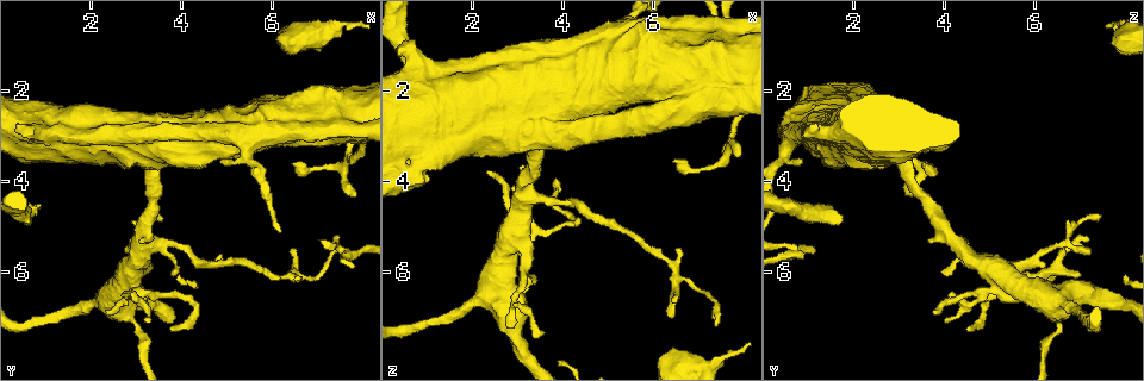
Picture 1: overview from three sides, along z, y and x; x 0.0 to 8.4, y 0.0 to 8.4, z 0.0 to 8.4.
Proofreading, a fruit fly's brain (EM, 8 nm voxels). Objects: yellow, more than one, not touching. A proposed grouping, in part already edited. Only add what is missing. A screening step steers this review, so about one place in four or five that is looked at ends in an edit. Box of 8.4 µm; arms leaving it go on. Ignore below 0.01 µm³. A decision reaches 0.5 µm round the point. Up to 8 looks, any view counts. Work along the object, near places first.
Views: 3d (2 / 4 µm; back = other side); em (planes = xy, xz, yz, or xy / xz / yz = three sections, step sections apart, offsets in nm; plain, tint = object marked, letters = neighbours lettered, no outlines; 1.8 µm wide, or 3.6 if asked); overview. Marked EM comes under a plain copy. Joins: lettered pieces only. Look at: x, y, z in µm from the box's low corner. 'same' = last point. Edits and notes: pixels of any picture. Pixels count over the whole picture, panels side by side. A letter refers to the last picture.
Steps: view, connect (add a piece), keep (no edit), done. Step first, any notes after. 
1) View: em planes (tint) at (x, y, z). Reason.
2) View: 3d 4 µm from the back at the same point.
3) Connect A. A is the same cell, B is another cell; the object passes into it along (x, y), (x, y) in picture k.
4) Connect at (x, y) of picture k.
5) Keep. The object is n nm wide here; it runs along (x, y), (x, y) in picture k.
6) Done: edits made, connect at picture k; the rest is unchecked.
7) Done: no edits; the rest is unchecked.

View: 3d 2 µm at (6.50, 5.50, 6.70). Tapers out.

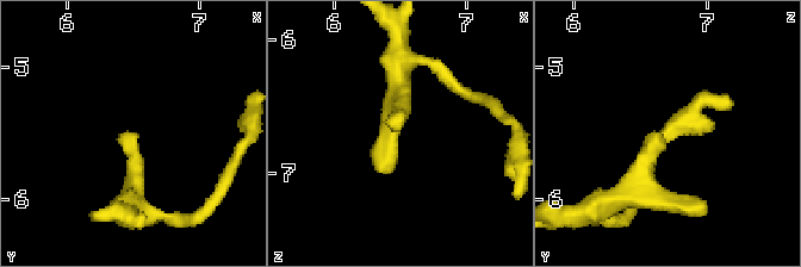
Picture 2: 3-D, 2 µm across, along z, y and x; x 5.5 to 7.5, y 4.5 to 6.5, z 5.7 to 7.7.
View: em 3.6 µm yz step 8 (letters) at (6.52, 5.48, 6.66). Now the EM.

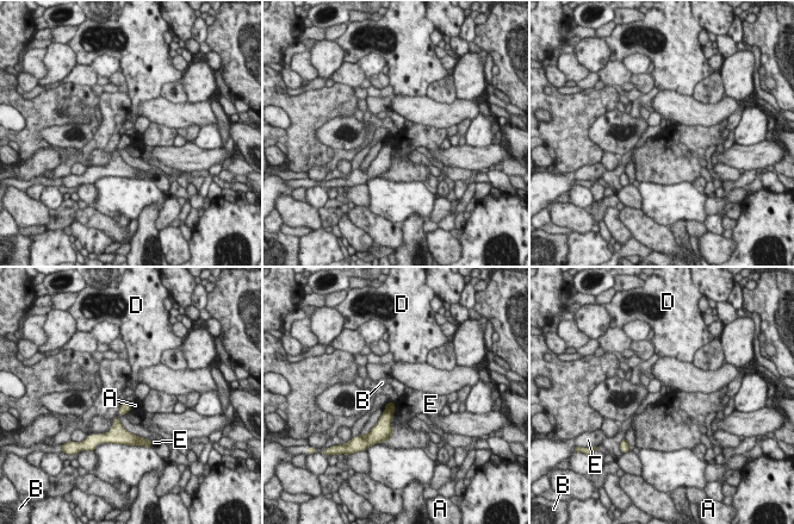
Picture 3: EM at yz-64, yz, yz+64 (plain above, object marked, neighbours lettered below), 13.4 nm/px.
Keep. A, B, D and E are other cells; a border runs along (392, 401), (395, 412), (391, 420) in picture 3; no lettered piece goes on from it.

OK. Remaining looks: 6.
View: 3d 4 µm from the back at (3.20, 7.00, 4.00). Tapers out.

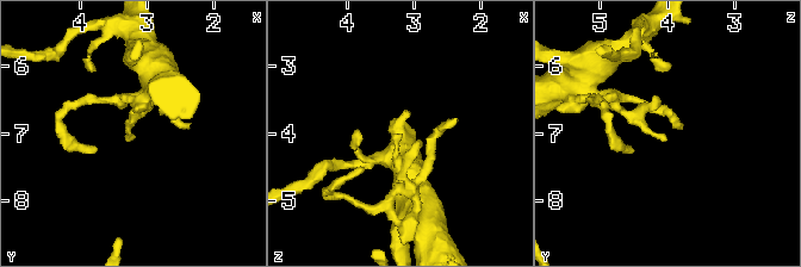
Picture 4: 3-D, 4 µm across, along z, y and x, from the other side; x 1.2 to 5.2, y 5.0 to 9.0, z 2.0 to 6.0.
View: em xz step 8 (tint) at (3.15, 7.05, 4.00). Now the EM.

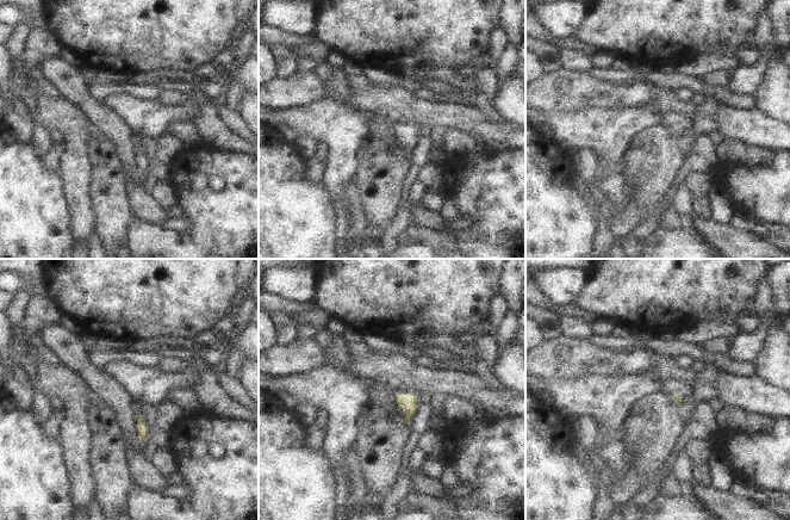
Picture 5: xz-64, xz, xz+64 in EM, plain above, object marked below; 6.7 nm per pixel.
View: em planes (letters) at the same point. Another direction.

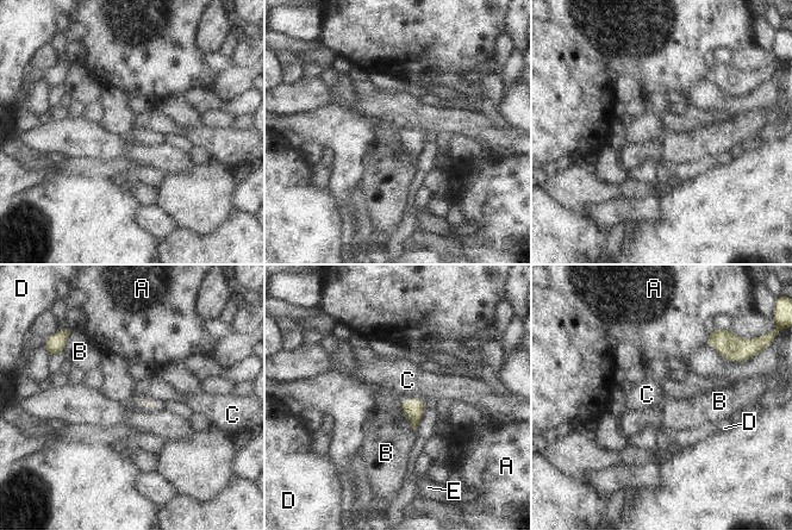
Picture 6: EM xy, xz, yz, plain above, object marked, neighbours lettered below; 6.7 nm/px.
Keep. The longest contact is with C, 170 nm; A, B, C, D and E are other cells; a border runs along (401, 399), (421, 399), (425, 404) in picture 6; none of them fits.

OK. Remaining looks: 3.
View: 3d 2 µm at (0.60, 4.90, 1.75). End of a long branch.

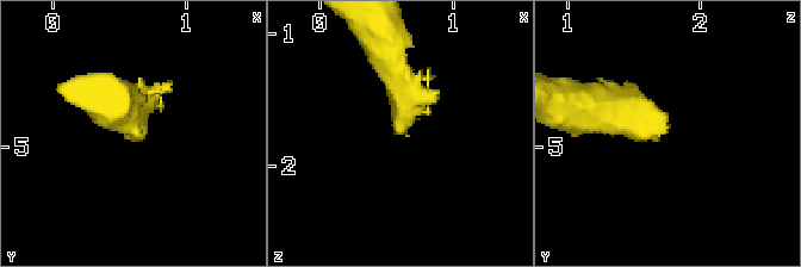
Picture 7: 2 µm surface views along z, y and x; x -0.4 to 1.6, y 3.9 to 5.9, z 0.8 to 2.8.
View: em yz step 8 (tint) at (0.64, 4.86, 1.74).

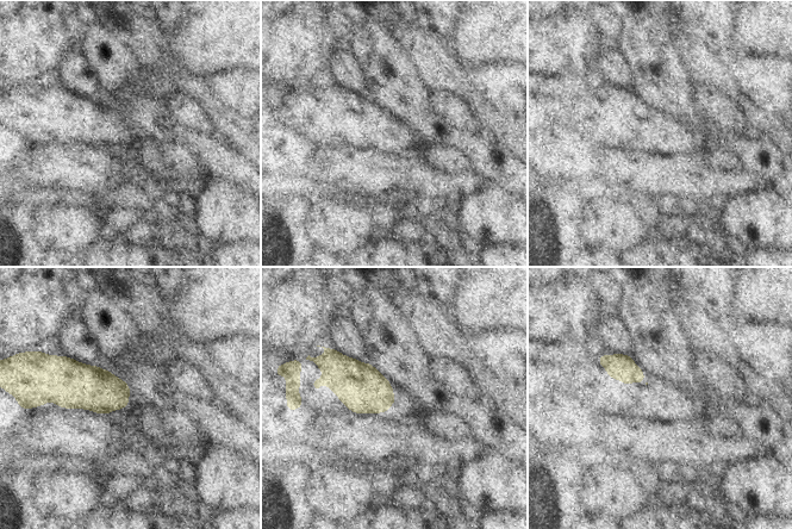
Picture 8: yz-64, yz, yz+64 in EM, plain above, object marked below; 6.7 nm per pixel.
View: em planes (letters) at the same point.

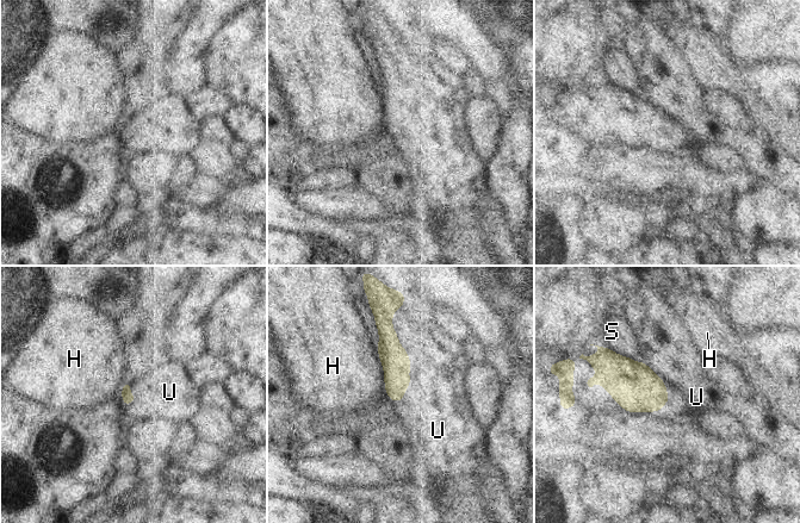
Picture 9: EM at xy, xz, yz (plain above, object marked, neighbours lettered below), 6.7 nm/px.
Connect U. U is the same cell, H and S are other cells; the object passes into it along (128, 398), (130, 388), (167, 392) in picture 9; it goes on there.

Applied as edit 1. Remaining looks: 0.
Done: edits made, connect at picture 9; the rest is unchecked.

